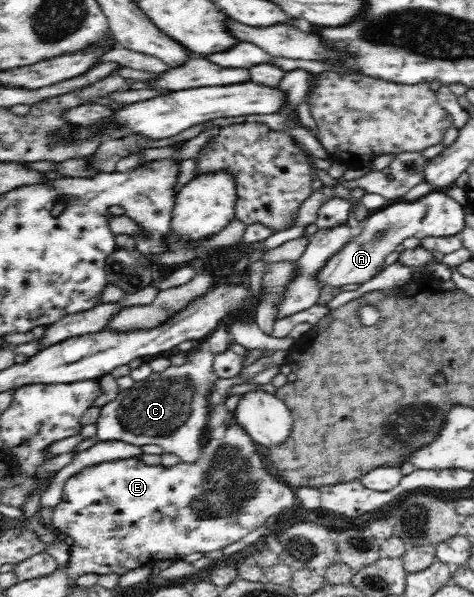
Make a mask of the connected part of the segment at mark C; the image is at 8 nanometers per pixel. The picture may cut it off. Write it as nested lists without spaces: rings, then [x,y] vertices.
[[[207,349],[196,351],[190,356],[190,362],[183,366],[172,366],[162,374],[154,374],[144,382],[135,382],[134,387],[121,390],[115,400],[102,406],[100,417],[97,419],[97,438],[99,441],[122,440],[127,444],[156,445],[162,447],[163,452],[177,454],[184,463],[195,463],[201,453],[200,436],[204,435],[208,418],[213,408],[213,394],[210,384],[217,380],[212,364],[214,354]]]

